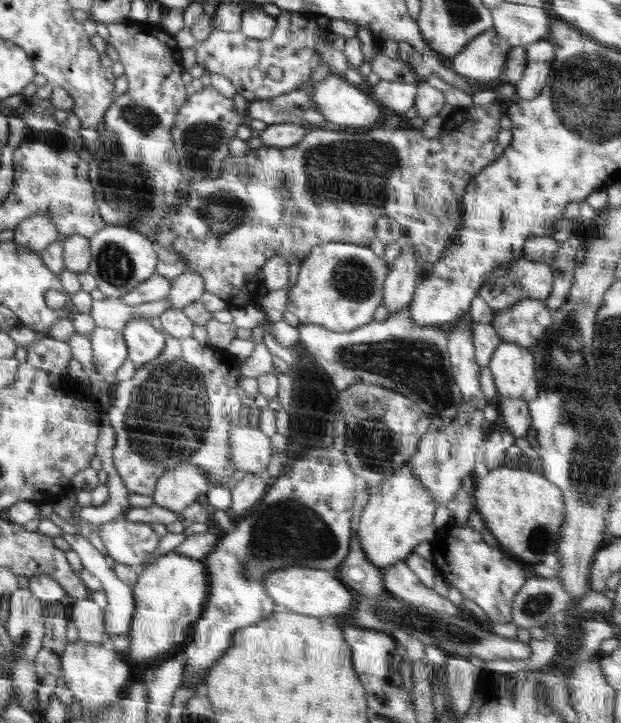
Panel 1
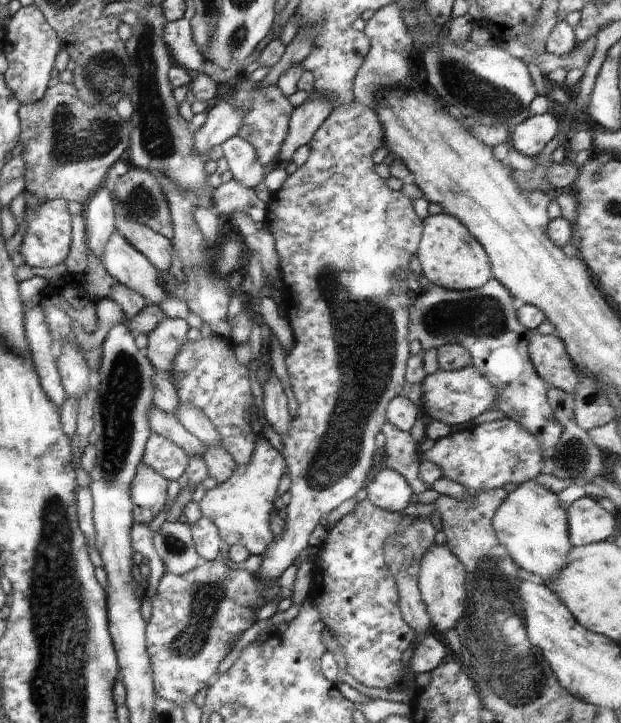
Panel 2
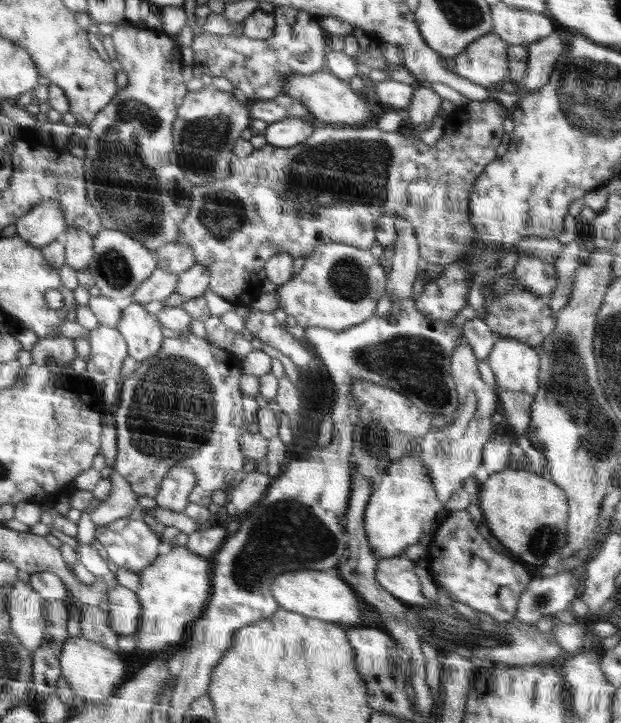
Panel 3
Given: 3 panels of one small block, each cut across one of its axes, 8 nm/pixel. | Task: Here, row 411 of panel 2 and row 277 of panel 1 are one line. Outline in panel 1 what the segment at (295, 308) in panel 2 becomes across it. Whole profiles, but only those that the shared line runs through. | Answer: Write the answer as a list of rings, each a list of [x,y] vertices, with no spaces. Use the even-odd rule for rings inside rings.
[[[347,240],[315,246],[300,263],[297,282],[288,294],[286,311],[295,314],[300,324],[320,325],[332,332],[346,332],[366,326],[372,322],[376,308],[383,304],[384,284],[389,272],[389,265],[378,254],[379,248],[376,245],[352,244]]]

